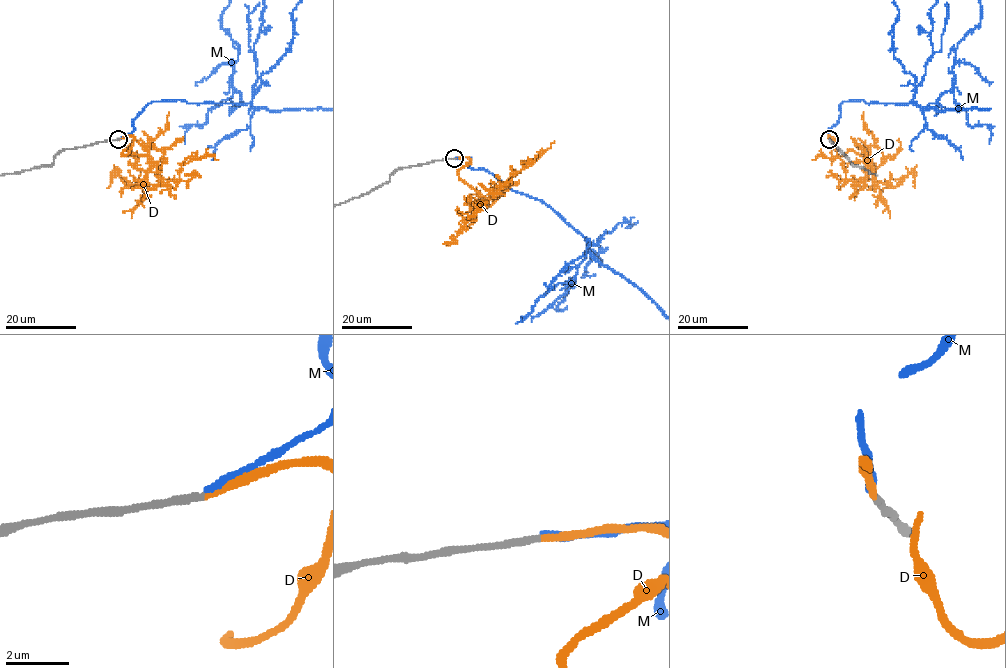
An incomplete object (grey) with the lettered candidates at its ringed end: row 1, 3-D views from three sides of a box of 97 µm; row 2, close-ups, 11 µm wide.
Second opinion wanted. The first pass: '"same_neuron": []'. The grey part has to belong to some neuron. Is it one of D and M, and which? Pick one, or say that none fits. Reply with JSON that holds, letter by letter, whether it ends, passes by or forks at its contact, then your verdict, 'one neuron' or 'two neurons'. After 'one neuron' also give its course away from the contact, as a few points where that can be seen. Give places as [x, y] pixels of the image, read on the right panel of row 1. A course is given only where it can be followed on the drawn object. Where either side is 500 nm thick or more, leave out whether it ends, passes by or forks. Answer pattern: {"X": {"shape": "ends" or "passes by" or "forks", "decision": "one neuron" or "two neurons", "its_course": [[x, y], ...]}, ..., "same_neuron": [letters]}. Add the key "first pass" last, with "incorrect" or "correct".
{"D": {"shape": "ends", "decision": "one neuron", "its_course": [[829, 139], [840, 155], [851, 150], [866, 155], [867, 174], [854, 182], [846, 179], [837, 156], [812, 159]]}, "M": {"shape": "ends", "decision": "two neurons"}, "same_neuron": ["D"], "first pass": "incorrect"}

